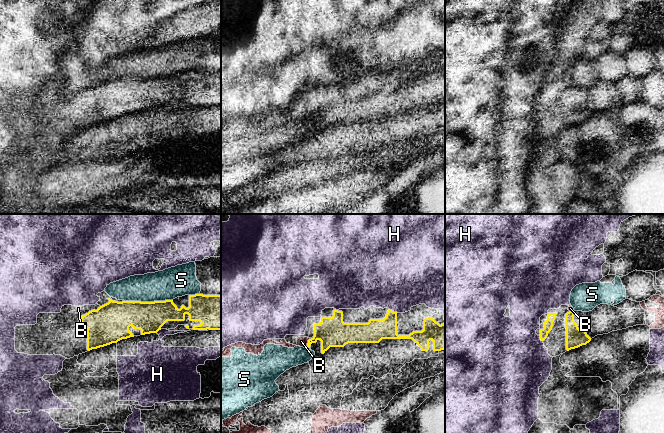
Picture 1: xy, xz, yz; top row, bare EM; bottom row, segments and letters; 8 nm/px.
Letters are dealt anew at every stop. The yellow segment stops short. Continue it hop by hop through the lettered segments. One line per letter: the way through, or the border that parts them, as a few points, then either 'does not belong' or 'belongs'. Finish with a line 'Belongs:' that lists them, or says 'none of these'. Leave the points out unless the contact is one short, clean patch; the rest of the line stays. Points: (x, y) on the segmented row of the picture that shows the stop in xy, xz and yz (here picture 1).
B: border along xz (311, 338), (305, 347); does not belong
H: does not belong
S: does not belong
Belongs: none of these

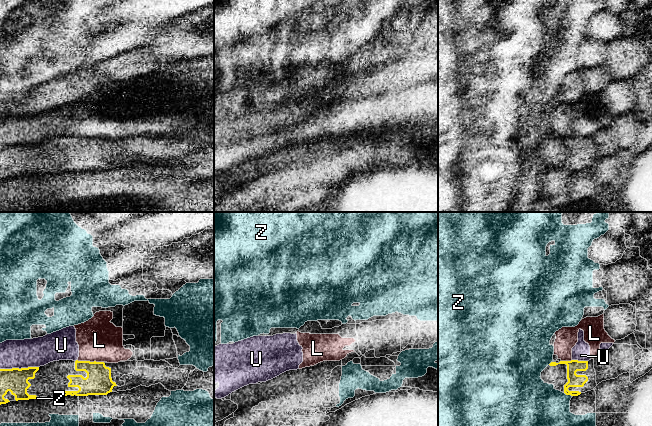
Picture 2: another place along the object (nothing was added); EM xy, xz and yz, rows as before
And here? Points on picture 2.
L: does not belong
U: does not belong
Z: does not belong
Belongs: none of these

